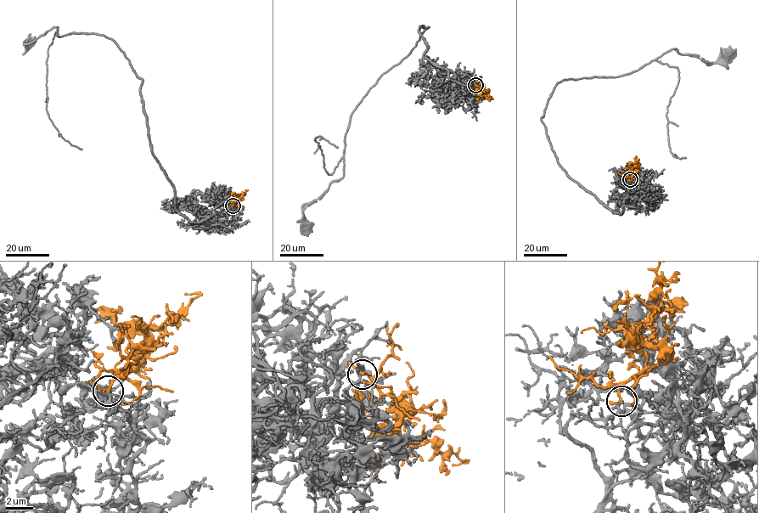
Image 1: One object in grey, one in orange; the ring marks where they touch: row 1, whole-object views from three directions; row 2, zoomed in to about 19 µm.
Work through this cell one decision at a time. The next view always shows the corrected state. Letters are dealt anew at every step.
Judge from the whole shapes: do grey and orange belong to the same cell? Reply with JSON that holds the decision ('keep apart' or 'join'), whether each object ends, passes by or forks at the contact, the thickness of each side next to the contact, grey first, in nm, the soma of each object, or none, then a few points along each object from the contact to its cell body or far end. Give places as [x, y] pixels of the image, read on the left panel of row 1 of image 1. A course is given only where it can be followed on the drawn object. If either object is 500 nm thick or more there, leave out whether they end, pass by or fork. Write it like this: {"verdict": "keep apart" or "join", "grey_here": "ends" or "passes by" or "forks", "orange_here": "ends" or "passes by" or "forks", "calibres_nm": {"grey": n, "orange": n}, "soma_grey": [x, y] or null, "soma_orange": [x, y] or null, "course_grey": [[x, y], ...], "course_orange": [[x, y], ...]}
{"verdict": "join", "grey_here": "passes by", "orange_here": "passes by", "calibres_nm": {"grey": 160, "orange": 150}, "soma_grey": [29, 42], "soma_orange": null, "course_grey": [[233, 205], [193, 222], [176, 208], [152, 150], [142, 81], [112, 39], [60, 37], [53, 27], [30, 42]], "course_orange": [[233, 205], [244, 190]]}

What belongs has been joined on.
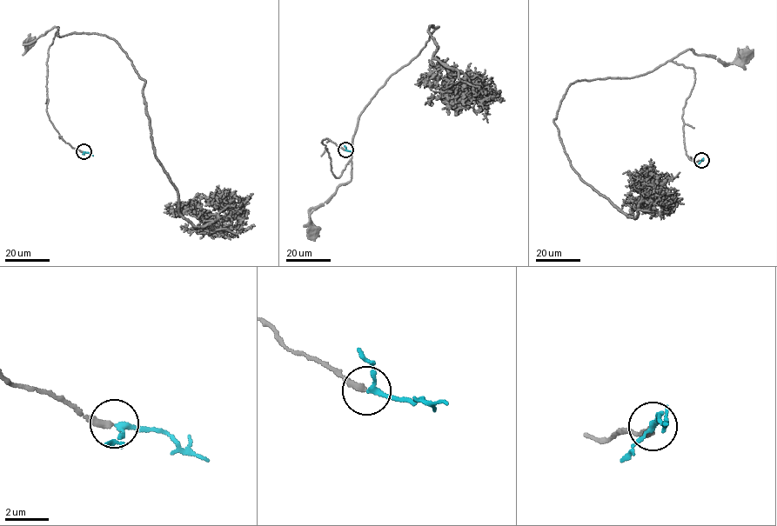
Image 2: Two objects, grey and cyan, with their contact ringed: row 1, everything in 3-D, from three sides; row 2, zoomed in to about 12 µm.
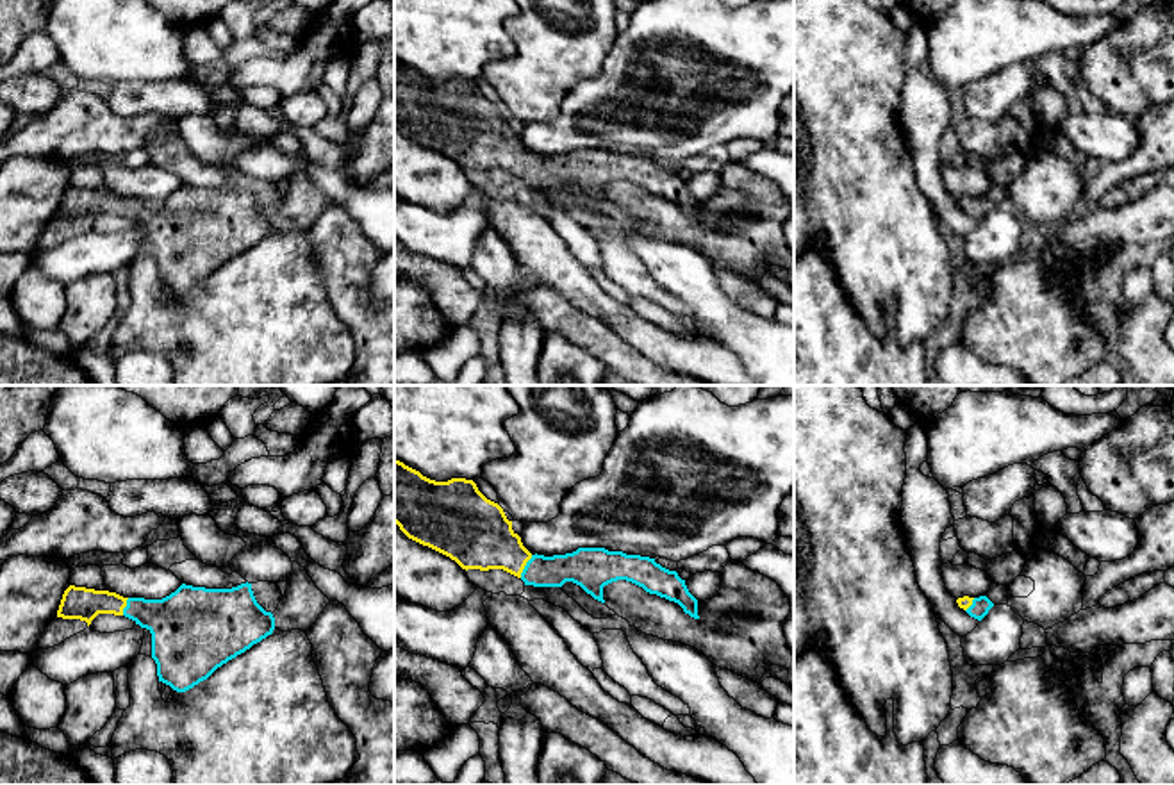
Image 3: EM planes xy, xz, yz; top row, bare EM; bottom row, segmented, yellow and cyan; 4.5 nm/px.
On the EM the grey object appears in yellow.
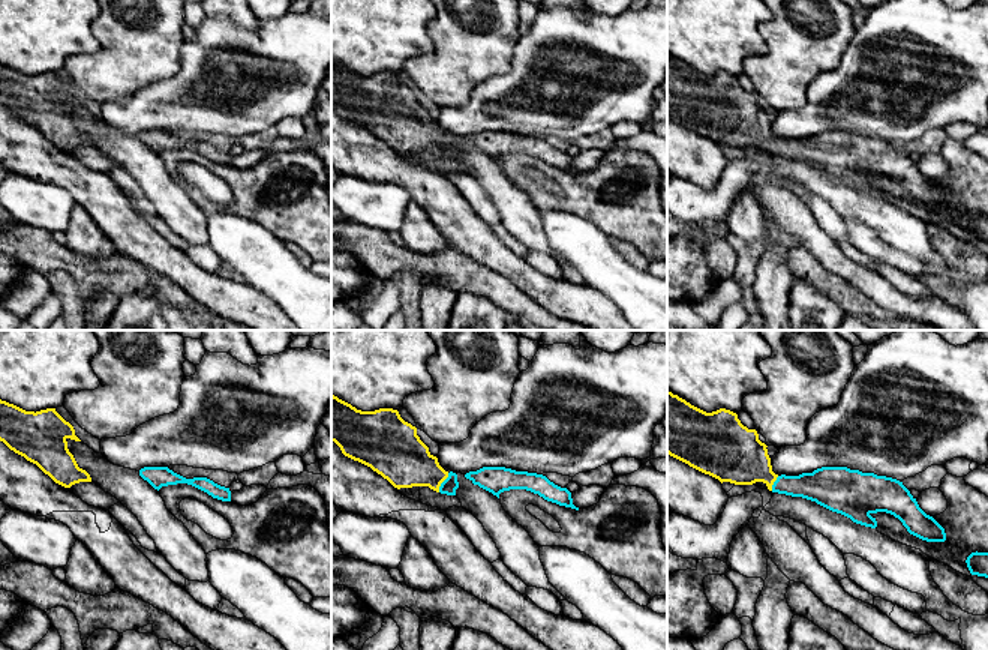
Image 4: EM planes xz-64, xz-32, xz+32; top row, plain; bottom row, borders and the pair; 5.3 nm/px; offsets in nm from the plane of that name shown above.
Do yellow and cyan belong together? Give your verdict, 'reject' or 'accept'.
accept

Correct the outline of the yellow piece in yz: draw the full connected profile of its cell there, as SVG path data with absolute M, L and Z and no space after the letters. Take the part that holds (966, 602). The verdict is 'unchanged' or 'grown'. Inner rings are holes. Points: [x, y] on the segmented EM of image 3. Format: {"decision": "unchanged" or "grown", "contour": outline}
{"decision": "grown", "contour": "M987 596L980 598L958 598L956 599L958 607L963 608L971 617L981 621L988 610L994 607L994 603Z"}

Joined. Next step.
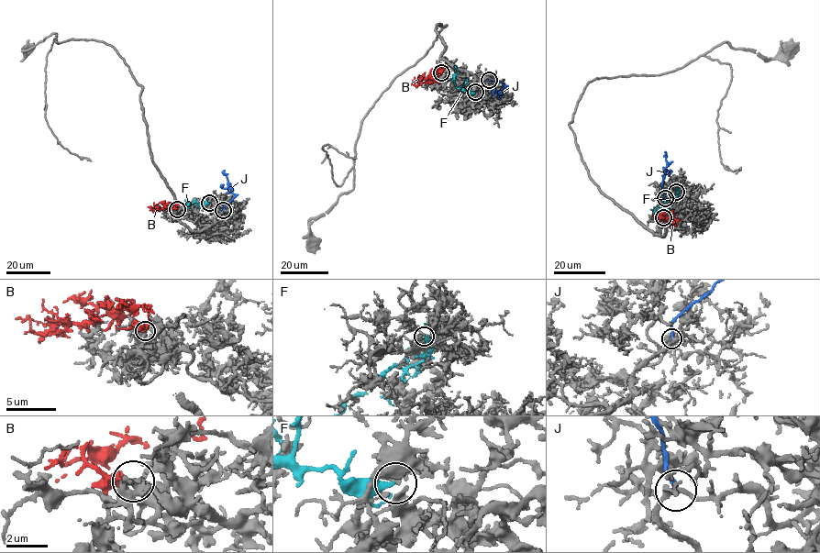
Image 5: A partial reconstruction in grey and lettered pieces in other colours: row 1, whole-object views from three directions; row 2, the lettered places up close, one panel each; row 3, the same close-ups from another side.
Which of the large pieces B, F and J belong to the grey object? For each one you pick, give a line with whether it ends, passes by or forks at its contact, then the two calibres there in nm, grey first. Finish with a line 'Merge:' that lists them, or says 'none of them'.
Merge: none of them

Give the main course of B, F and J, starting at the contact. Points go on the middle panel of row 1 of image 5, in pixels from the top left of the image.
B: (441, 73), (432, 82), (429, 77), (422, 79), (416, 87), (411, 84)
F: (475, 93), (456, 86), (455, 65)
J: (489, 81), (504, 84), (497, 96), (500, 96)

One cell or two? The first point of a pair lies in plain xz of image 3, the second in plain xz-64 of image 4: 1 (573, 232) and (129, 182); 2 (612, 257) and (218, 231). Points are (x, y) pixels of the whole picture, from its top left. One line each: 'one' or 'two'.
1: one
2: two

